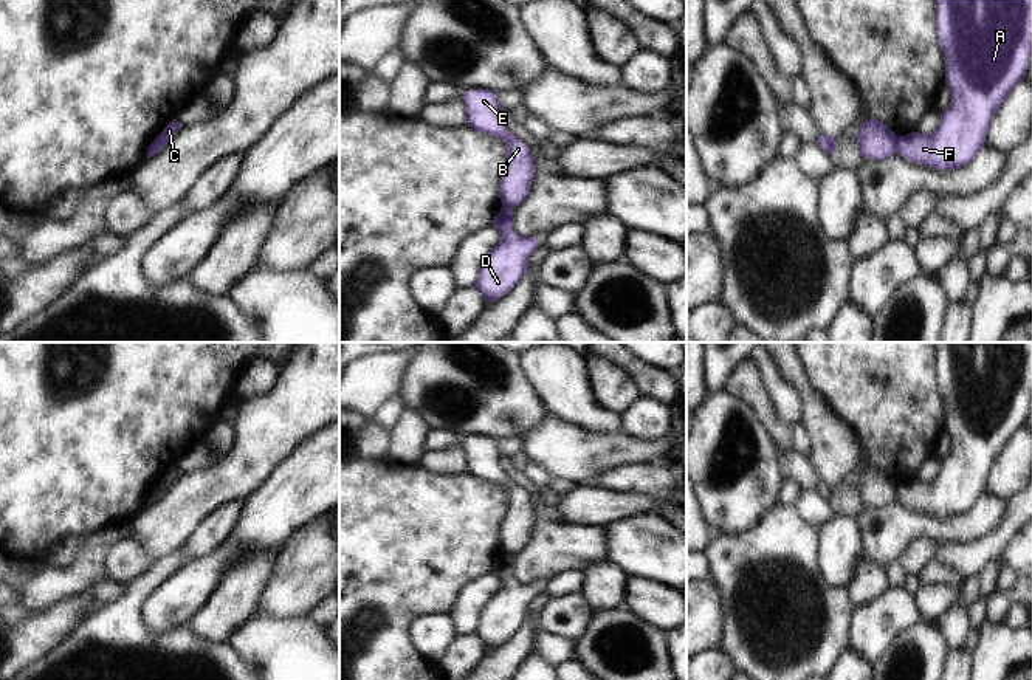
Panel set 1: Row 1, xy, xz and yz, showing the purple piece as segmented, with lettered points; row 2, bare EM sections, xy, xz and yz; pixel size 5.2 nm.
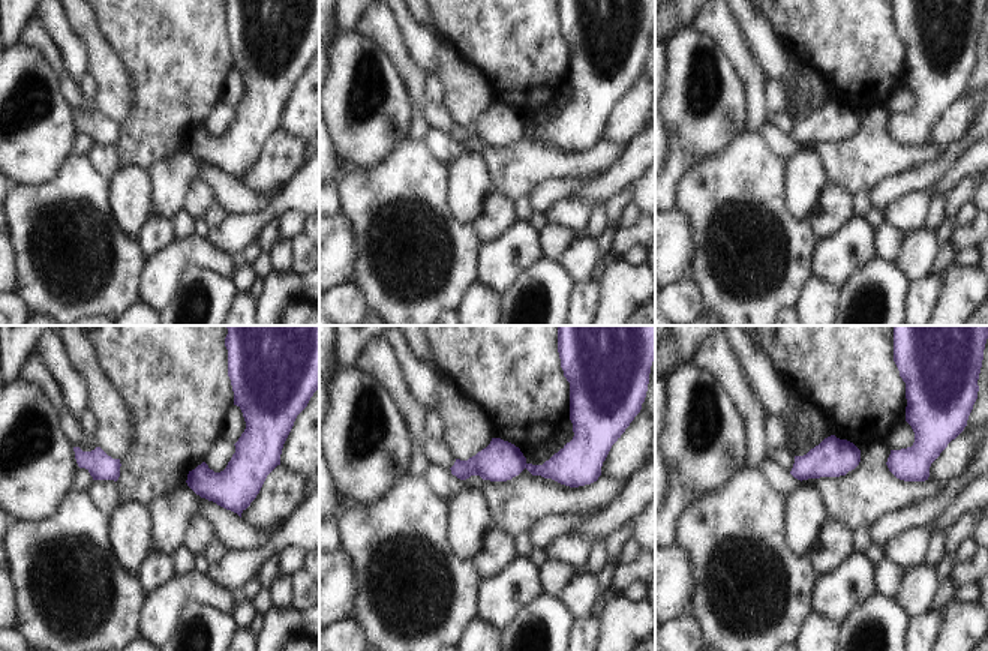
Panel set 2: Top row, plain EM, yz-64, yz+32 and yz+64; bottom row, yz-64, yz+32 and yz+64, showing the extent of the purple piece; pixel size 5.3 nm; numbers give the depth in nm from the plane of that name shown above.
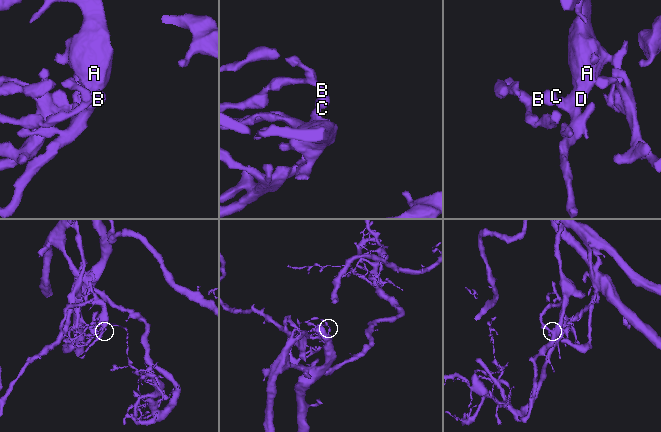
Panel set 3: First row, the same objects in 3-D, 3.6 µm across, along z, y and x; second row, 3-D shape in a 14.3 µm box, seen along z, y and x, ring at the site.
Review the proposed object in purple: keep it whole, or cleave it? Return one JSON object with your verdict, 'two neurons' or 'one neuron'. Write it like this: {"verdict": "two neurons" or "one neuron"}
{"verdict": "two neurons"}

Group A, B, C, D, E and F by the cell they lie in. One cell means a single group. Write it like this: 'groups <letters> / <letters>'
groups A D F / B C E

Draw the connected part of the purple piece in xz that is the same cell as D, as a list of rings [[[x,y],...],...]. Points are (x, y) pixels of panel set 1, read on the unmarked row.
[[[502,553],[491,568],[499,576],[499,589],[488,599],[476,627],[476,635],[485,647],[496,649],[504,644],[522,624],[528,613],[528,606],[539,593],[533,584],[521,584],[511,573],[513,556]]]

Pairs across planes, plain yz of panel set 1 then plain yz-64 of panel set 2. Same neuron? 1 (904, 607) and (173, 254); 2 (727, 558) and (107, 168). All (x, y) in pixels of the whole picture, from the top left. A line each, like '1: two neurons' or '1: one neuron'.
1: one neuron
2: two neurons

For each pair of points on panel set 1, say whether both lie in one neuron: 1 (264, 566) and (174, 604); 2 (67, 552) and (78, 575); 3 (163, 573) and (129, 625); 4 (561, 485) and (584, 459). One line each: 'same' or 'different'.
1: different
2: different
3: same
4: different

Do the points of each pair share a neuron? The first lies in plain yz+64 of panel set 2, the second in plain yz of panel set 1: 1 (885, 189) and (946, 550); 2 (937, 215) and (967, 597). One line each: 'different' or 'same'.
1: different
2: same

